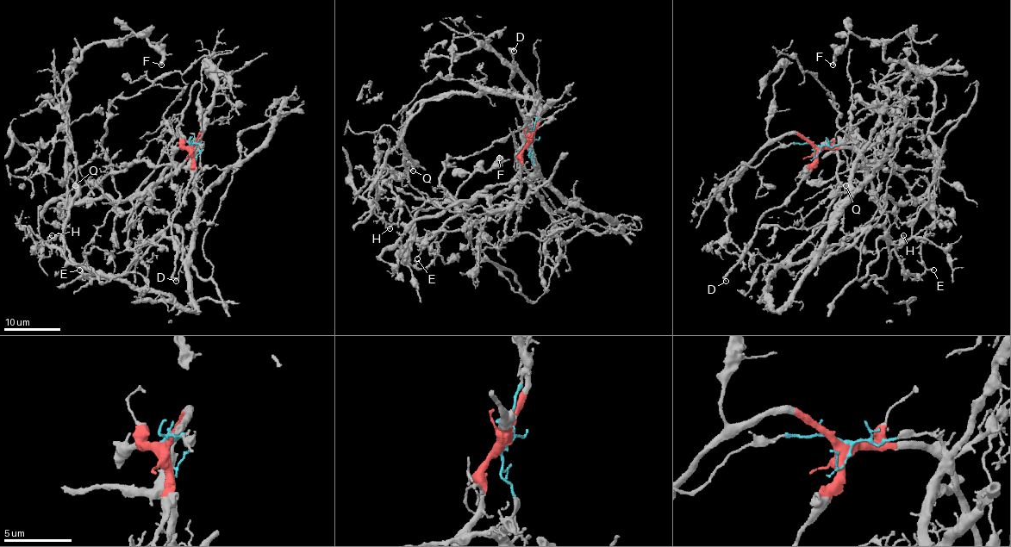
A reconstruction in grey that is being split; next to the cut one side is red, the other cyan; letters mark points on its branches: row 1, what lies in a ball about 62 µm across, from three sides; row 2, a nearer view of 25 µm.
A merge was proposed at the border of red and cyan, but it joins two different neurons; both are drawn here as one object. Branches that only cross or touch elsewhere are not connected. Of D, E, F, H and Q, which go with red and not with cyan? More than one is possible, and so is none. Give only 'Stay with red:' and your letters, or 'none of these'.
Stay with red: D, F

